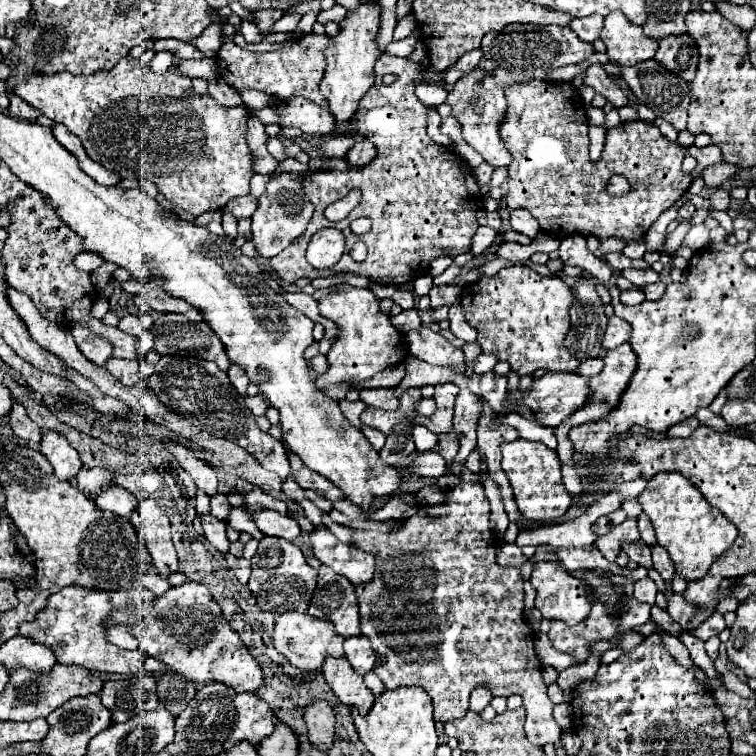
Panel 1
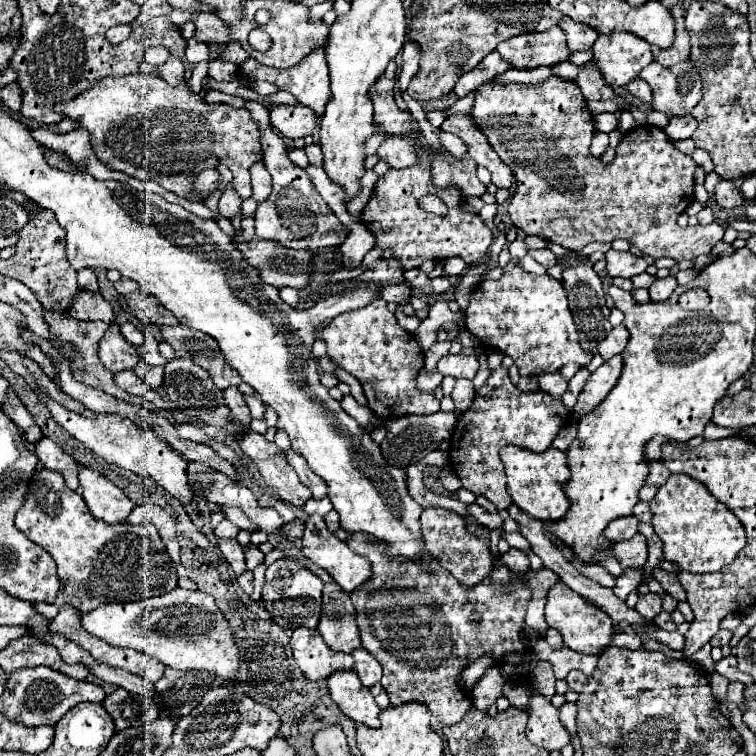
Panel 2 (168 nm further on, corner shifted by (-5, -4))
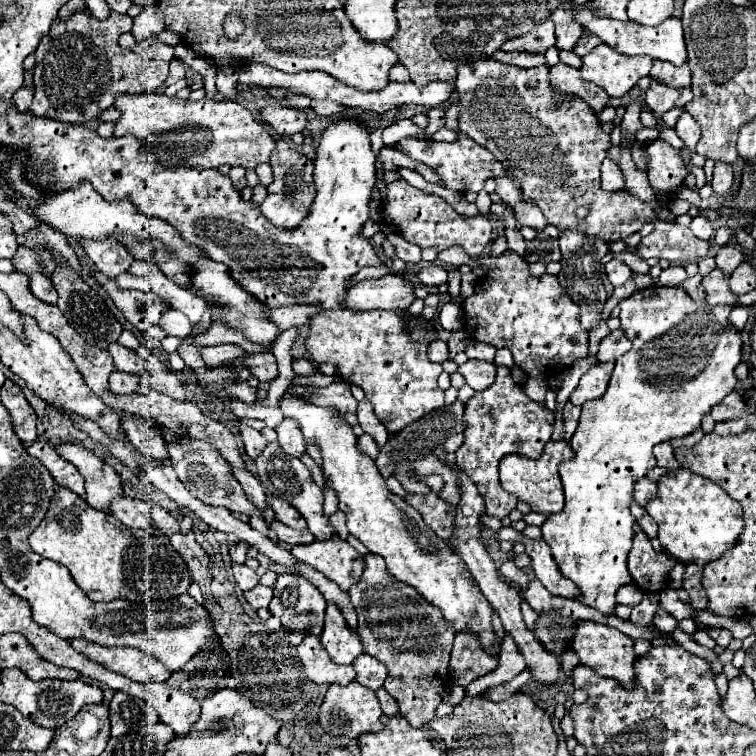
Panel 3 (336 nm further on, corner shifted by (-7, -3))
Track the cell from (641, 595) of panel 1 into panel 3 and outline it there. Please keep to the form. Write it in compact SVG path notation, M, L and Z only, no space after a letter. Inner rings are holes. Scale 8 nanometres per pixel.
M645 594L643 602L639 606L633 608L633 614L631 614L631 622L637 624L637 626L649 626L653 622L653 616L655 616L655 610L659 606L659 596L655 594Z

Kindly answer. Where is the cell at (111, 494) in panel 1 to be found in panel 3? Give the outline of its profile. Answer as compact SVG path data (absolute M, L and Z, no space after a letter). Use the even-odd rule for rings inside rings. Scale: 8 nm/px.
M67 442L55 444L55 450L59 452L61 458L71 462L83 476L87 490L85 502L91 508L107 510L113 498L123 496L117 472L109 464L99 460L91 450L87 450L81 444L67 444Z

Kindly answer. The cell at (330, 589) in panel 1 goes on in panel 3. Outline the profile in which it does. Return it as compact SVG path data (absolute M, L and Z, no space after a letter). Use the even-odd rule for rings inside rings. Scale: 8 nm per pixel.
M327 604L321 644L335 664L351 664L363 652L359 636L347 626L341 610L335 604Z

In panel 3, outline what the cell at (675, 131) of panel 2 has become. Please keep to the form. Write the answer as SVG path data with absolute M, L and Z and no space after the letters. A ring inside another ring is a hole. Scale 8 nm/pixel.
M683 112L683 116L679 118L679 122L675 126L675 132L685 142L685 146L689 148L689 152L695 150L695 144L697 144L699 136L701 136L701 128L697 126L695 118L689 112Z

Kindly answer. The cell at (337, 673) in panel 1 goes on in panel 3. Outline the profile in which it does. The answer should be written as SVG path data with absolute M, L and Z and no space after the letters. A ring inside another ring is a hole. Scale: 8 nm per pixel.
M351 682L347 686L333 684L333 686L329 686L329 690L323 698L323 704L319 708L319 726L329 736L347 736L353 740L353 738L359 738L361 734L381 730L383 728L381 716L383 716L383 712L381 712L375 692L371 692L369 688L363 688L357 682Z

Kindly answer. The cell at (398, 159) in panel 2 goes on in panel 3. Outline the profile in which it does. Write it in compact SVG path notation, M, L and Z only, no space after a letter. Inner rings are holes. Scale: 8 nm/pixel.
M459 136L451 144L447 144L447 142L425 142L419 138L405 138L399 142L399 150L403 154L411 156L413 160L419 160L419 162L425 162L427 166L431 166L441 176L441 180L445 182L445 188L457 190L457 192L469 192L469 190L479 192L479 190L483 190L485 180L505 174L503 164L499 164L499 160L487 148L481 148L477 142L469 140L467 136Z

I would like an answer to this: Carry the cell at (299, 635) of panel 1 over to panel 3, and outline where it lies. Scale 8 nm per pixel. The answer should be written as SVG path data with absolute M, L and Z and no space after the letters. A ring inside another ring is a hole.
M307 634L303 642L297 646L299 658L305 666L307 676L315 684L349 684L355 680L355 670L353 666L339 666L335 664L325 648L321 646L319 638L313 634Z

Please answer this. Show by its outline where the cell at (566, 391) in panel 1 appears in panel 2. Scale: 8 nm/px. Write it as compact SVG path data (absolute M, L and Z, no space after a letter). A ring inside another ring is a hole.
M499 365L475 395L471 409L459 417L449 449L451 467L459 475L465 489L485 495L495 503L497 509L507 509L513 501L507 493L507 477L499 456L501 447L517 445L541 453L551 447L551 441L567 423L569 415L571 411L563 405L561 399L555 399L541 389L531 393L519 391L507 377L507 369Z

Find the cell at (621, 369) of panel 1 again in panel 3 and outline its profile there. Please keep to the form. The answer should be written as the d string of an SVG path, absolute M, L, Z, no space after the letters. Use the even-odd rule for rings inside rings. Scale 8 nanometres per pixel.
M615 360L599 362L595 366L591 366L587 370L587 374L579 380L579 386L569 396L569 402L573 402L575 406L583 406L589 400L601 398L605 394L605 390L607 390L609 380L611 380L613 366L615 366Z

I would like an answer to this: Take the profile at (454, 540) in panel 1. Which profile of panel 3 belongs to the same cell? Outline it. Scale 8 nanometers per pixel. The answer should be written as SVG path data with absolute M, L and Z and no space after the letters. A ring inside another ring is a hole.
M377 554L365 556L365 572L361 574L361 580L353 584L353 588L349 588L349 598L359 616L357 630L359 630L359 638L363 642L365 652L381 660L389 670L389 676L385 680L385 690L397 700L401 716L407 718L407 722L413 728L425 726L429 720L435 718L435 710L441 704L439 692L449 682L447 666L449 666L449 654L451 654L453 638L455 638L453 624L449 624L441 616L441 612L437 612L437 608L433 608L427 600L423 600L423 596L415 588L393 580L385 570L385 560L381 560L381 556Z

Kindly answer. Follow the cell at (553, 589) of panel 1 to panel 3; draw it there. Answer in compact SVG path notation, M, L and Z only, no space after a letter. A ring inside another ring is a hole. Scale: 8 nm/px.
M591 620L579 622L575 632L577 634L573 638L573 650L581 658L581 664L583 666L595 670L599 676L617 680L623 688L631 688L635 684L633 664L637 660L637 654L633 652L633 640L629 636L625 636L623 632L619 632L615 628L609 628L605 624L595 624Z

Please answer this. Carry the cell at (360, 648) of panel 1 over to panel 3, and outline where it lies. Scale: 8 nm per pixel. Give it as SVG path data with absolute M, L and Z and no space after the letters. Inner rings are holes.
M361 654L355 658L353 668L357 672L357 682L363 684L369 690L379 690L387 678L387 668L385 664L381 664L377 658L369 656L369 654Z

